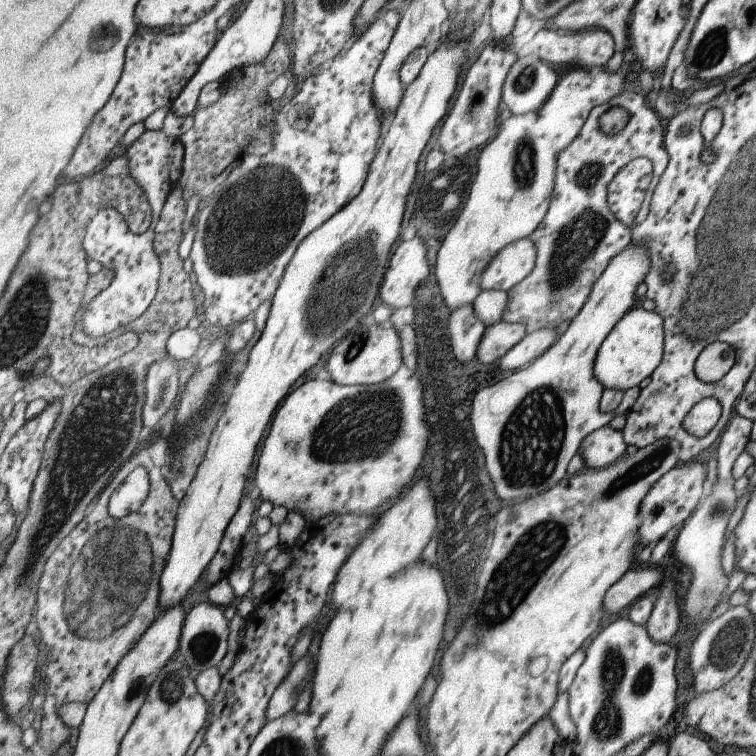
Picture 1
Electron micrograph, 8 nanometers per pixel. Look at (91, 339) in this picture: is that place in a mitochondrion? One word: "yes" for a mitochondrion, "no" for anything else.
no

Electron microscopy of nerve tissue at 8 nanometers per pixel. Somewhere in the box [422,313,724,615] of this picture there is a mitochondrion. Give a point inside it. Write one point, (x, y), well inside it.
(532, 439)

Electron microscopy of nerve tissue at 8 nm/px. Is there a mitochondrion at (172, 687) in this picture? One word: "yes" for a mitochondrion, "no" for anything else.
yes

